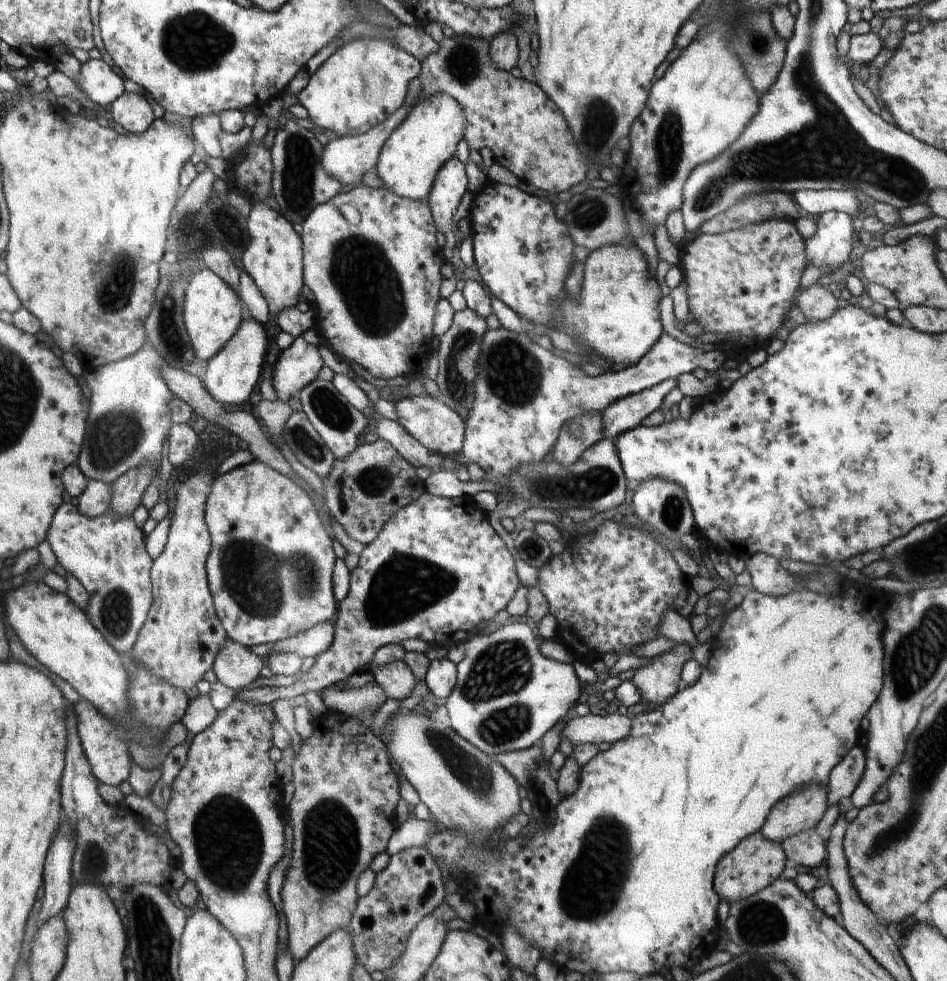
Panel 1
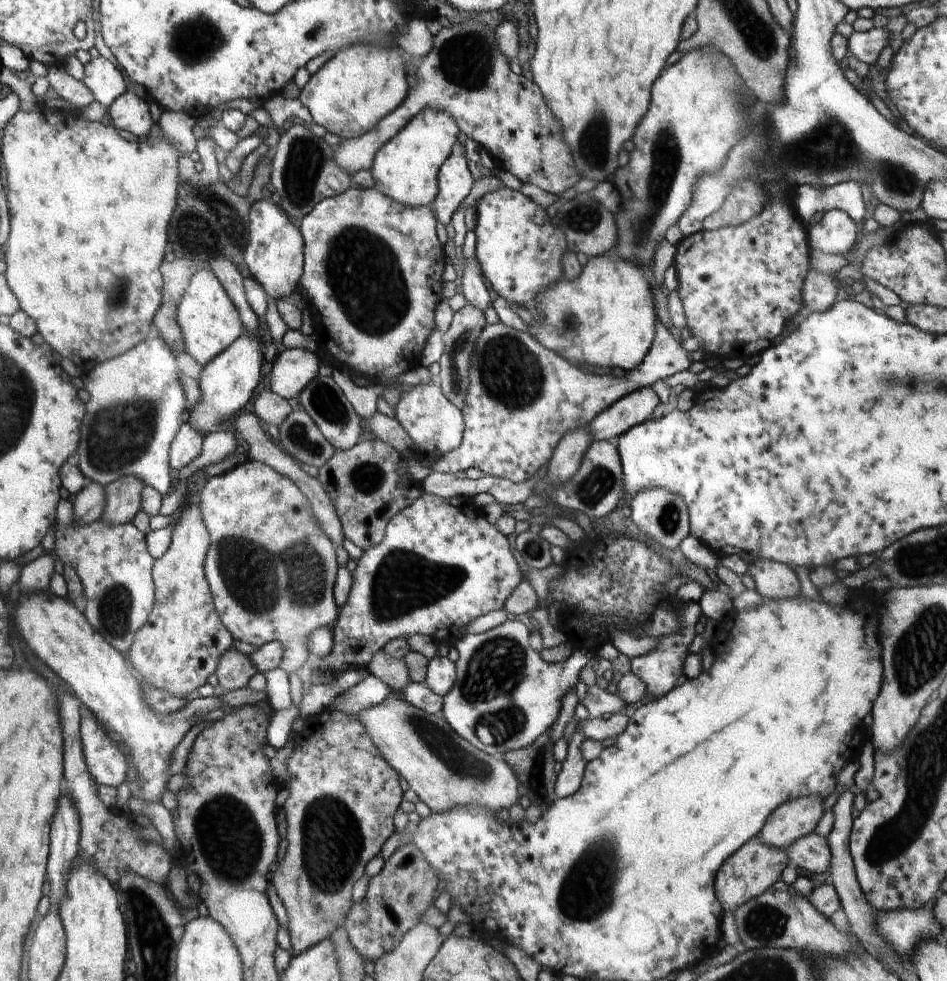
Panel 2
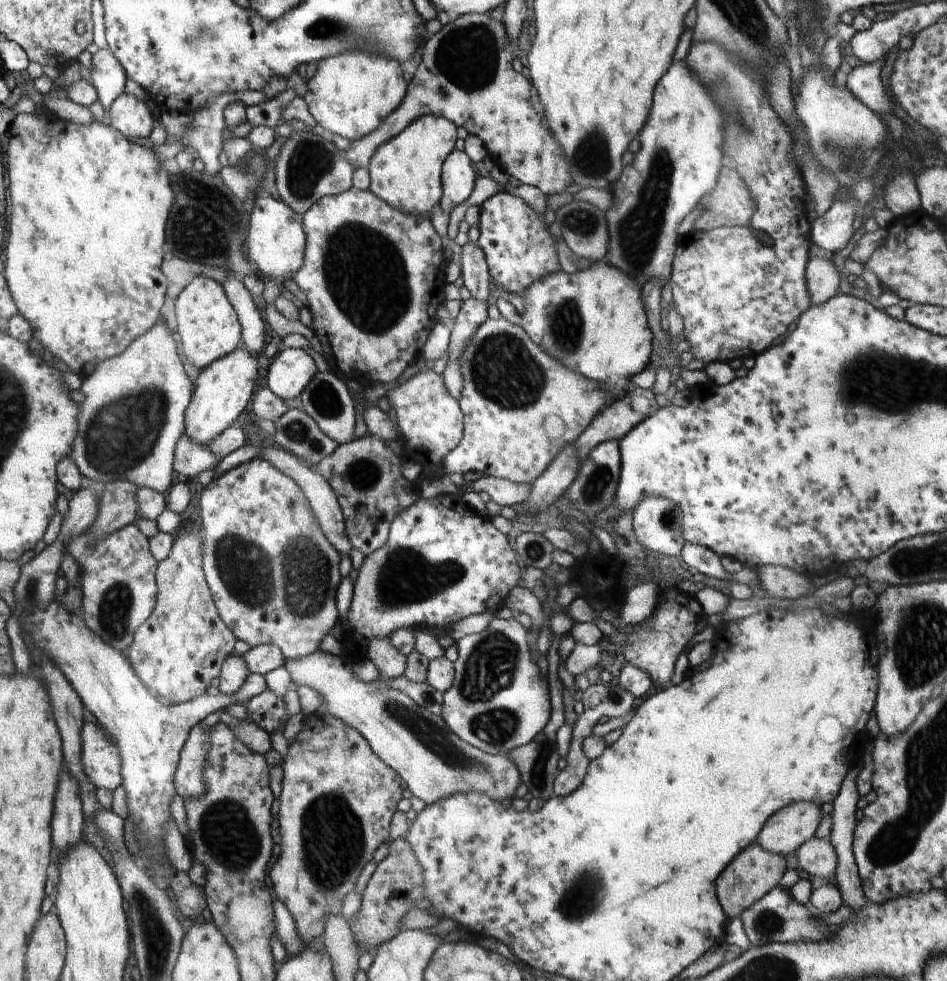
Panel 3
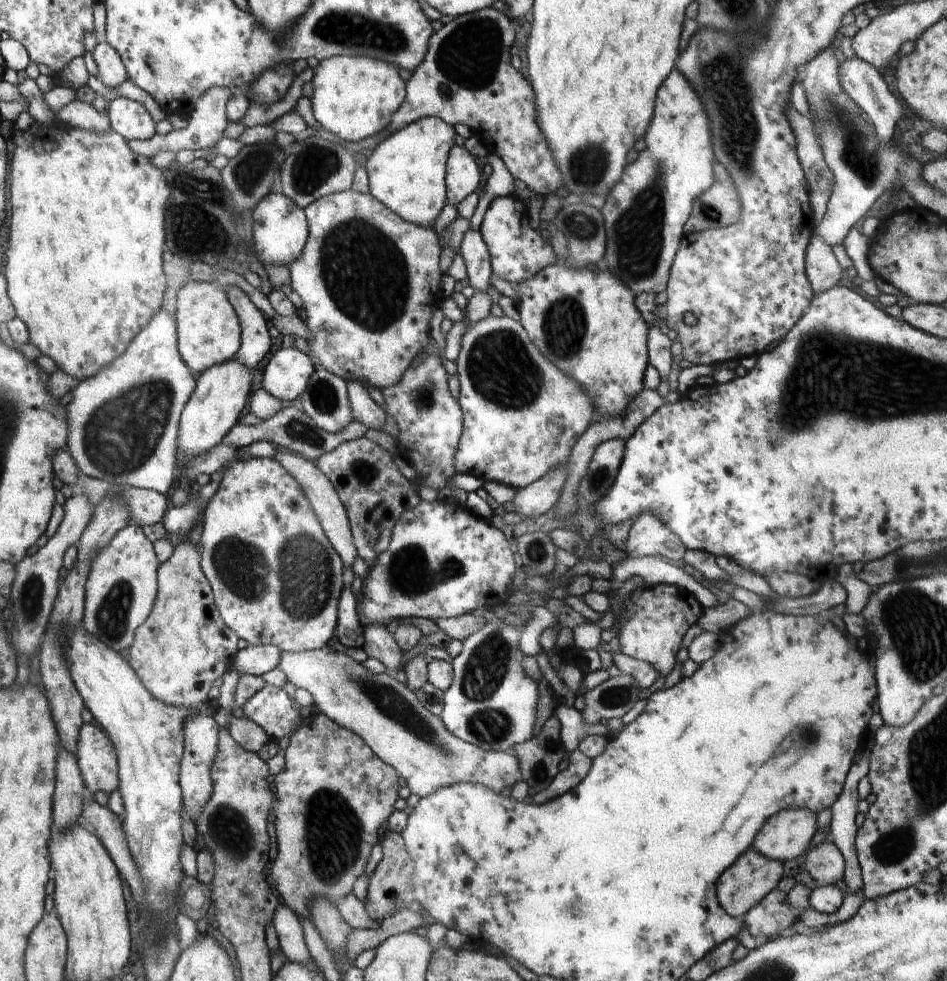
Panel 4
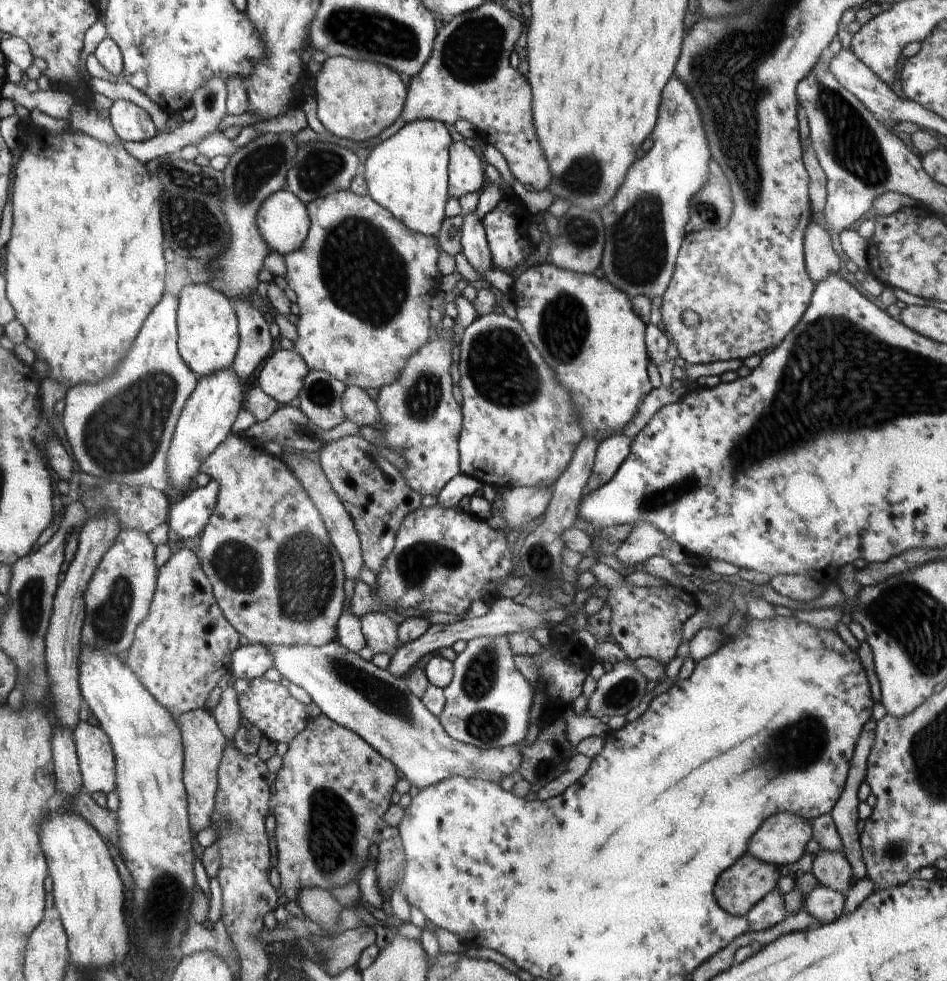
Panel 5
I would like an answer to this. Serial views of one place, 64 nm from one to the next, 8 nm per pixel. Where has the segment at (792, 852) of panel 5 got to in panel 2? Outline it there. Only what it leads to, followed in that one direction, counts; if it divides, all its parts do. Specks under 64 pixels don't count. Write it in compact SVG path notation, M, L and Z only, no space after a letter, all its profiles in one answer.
M799 796L777 806L764 823L758 838L768 846L786 850L797 838L813 833L822 815L824 799Z

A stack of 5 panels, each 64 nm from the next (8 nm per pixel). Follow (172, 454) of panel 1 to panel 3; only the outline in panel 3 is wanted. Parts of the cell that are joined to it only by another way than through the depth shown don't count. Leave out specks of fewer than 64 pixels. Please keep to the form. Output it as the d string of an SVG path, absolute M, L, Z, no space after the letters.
M183 433L175 446L173 469L181 474L182 479L186 479L188 476L198 475L208 468L217 466L220 461L207 452L206 445Z

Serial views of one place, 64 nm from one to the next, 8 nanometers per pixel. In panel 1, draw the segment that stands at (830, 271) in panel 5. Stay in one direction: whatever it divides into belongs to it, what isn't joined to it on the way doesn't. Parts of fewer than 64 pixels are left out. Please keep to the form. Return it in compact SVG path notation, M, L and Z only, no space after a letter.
M814 284L802 294L797 294L796 303L800 307L803 321L828 320L838 309L838 301L825 289L826 286Z

